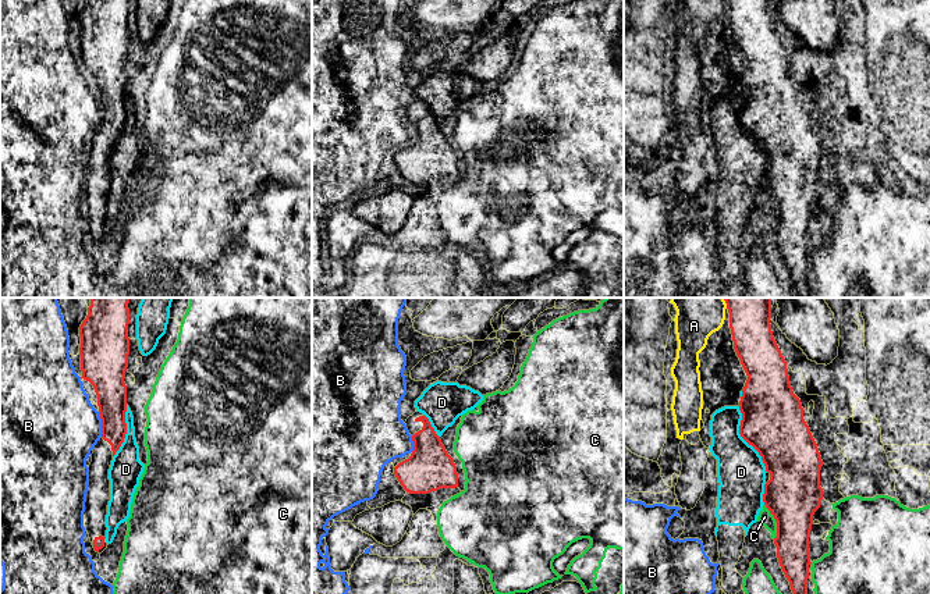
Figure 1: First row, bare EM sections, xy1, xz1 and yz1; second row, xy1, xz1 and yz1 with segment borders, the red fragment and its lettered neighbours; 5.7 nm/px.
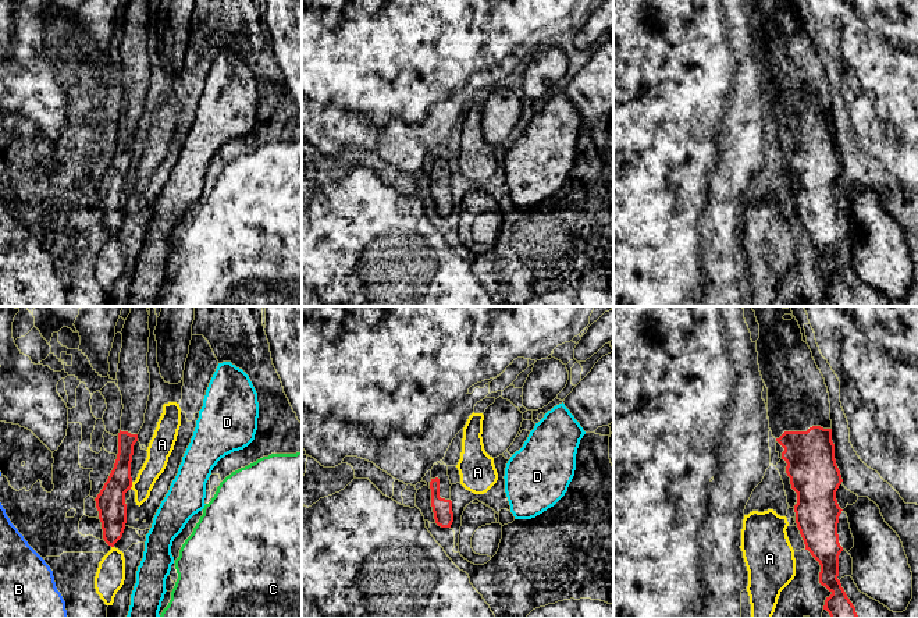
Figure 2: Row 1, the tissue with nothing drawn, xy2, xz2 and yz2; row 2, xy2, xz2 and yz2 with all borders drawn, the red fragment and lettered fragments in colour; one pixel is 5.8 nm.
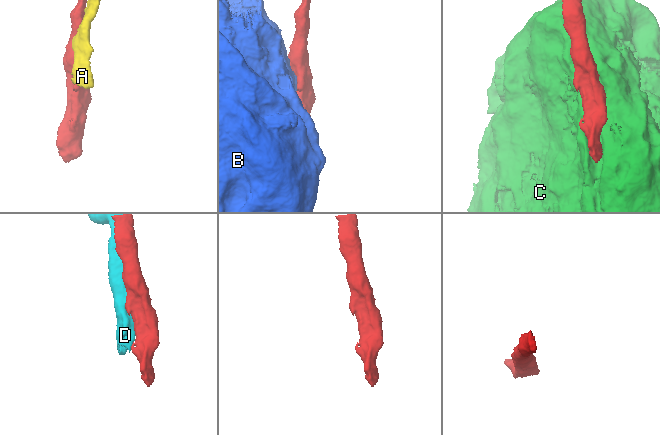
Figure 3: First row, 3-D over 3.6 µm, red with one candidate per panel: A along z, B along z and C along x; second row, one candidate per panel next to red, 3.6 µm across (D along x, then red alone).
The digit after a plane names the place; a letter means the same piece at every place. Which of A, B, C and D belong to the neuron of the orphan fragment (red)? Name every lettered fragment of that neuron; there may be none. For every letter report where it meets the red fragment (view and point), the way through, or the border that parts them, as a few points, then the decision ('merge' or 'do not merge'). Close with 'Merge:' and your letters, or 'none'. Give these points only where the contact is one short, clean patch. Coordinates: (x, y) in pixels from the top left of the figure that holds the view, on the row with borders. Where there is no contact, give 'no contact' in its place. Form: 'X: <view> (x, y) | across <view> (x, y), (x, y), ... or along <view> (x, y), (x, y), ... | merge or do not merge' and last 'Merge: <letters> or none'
A: xy2 (131, 485) | along xy2 (132, 482), (130, 487) | do not merge
B: xy1 (102, 424) | do not merge
C: yz1 (776, 520) | do not merge
D: yz1 (745, 440) | do not merge
Merge: none

